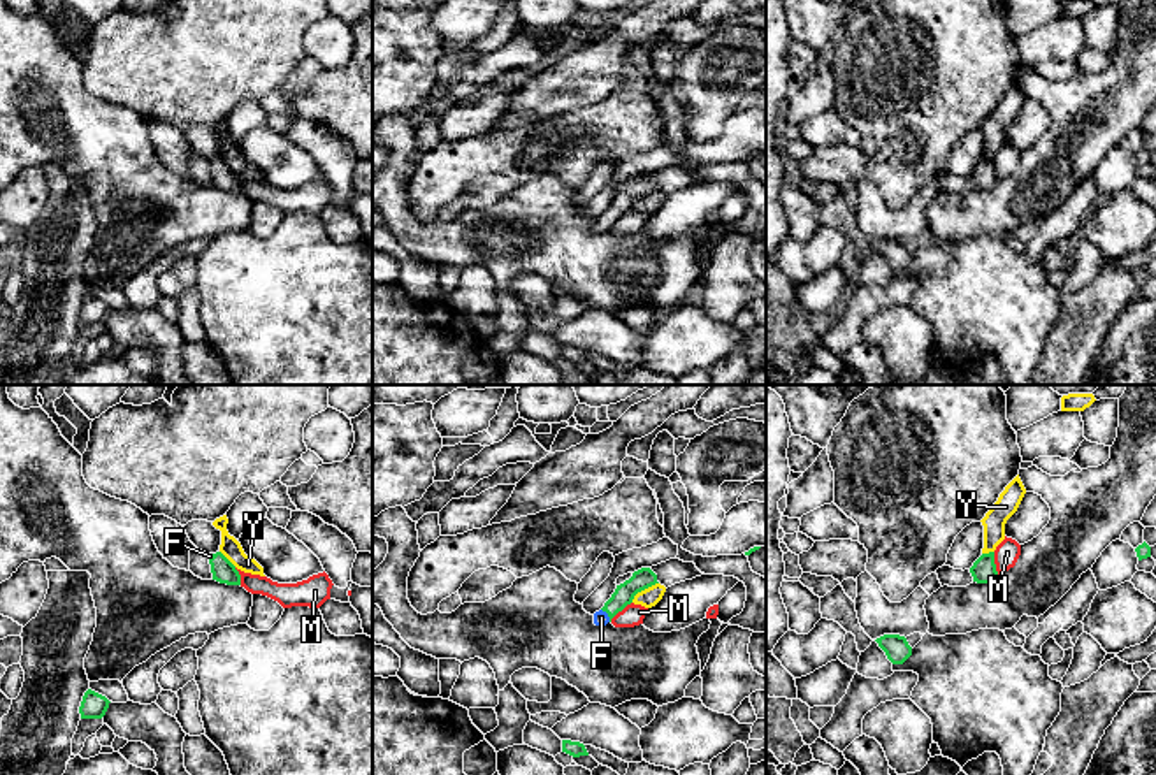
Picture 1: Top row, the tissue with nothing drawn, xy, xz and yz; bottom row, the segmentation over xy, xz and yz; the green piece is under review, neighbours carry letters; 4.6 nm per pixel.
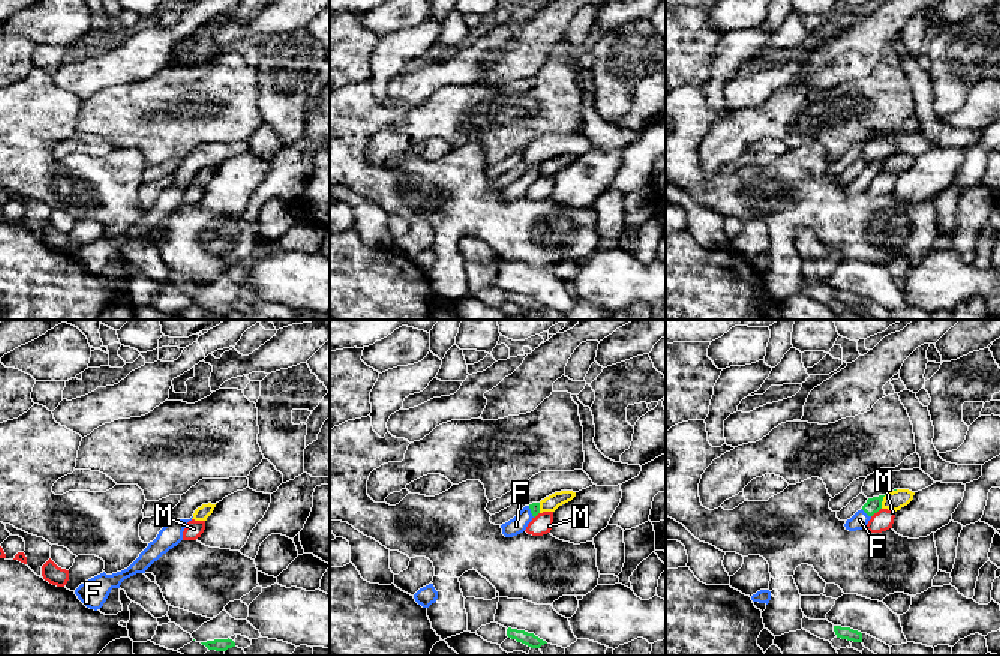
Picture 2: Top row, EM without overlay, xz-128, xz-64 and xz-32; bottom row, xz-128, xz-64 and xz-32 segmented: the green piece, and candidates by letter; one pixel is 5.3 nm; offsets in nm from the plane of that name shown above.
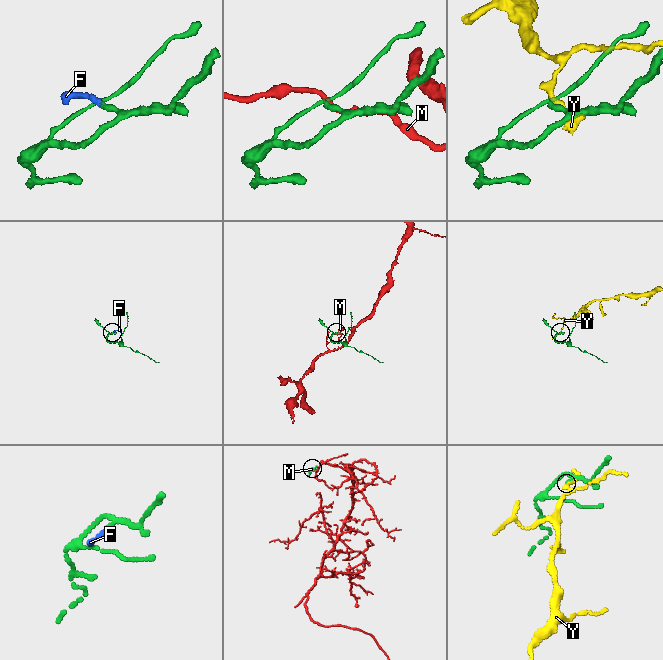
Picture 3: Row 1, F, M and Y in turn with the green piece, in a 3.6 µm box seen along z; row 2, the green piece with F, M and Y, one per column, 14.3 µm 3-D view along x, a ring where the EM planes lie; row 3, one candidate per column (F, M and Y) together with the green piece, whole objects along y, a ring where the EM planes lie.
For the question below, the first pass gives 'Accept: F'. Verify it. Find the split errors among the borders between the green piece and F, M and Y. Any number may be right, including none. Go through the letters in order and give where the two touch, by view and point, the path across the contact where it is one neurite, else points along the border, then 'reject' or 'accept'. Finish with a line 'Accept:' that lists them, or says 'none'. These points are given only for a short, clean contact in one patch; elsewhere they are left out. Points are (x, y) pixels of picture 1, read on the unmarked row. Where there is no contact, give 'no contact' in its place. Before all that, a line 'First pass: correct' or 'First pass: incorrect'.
First pass: correct
F: meets green in xz at (608, 222); runs through xz (642, 185), (608, 222), (601, 224); accept
M: meets green in xz at (621, 217); border along xz (631, 208), (610, 227); reject
Y: meets green in xz at (643, 195); reject
Accept: F

